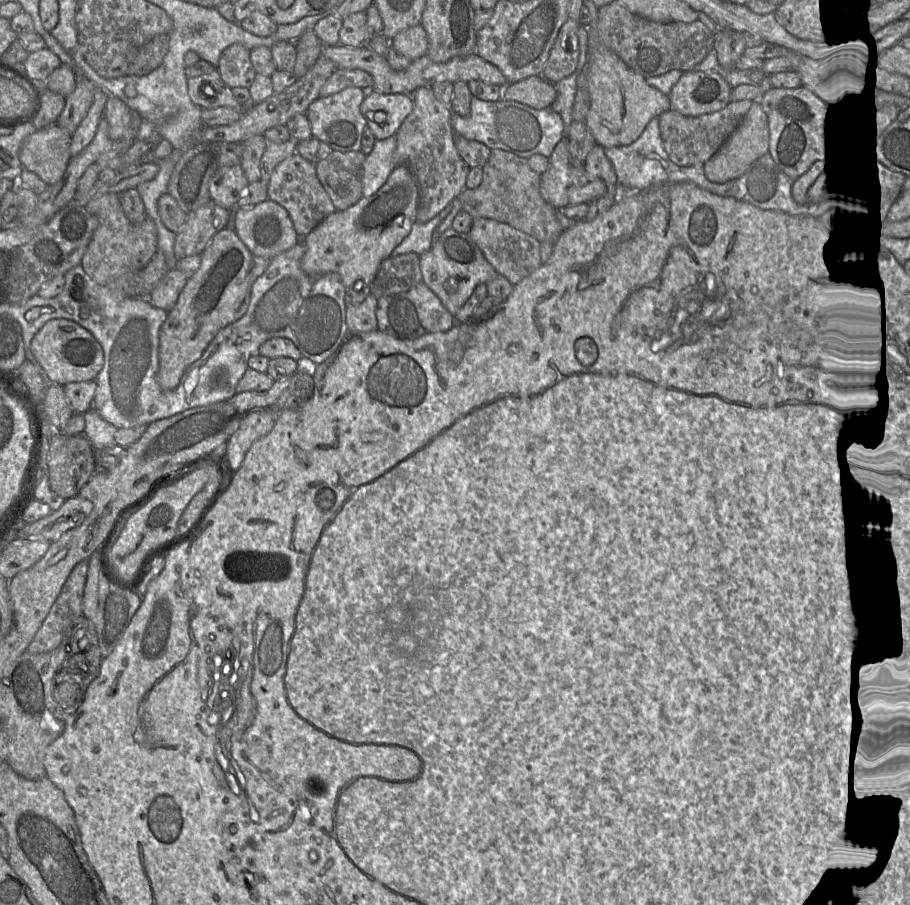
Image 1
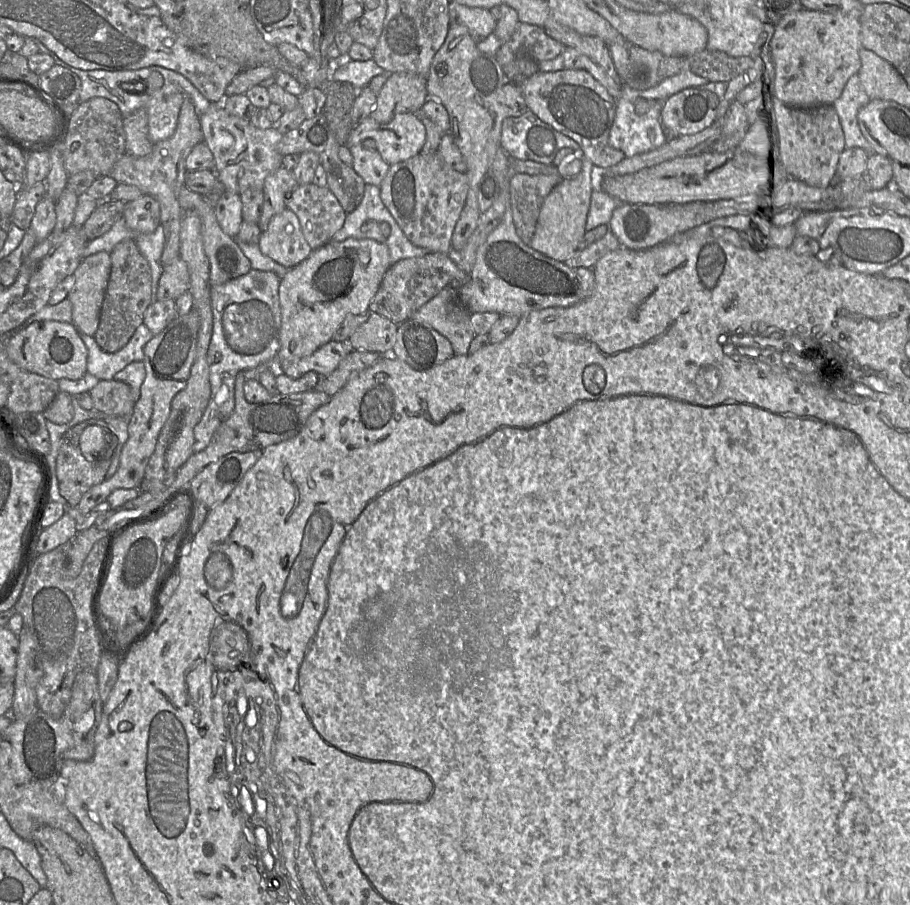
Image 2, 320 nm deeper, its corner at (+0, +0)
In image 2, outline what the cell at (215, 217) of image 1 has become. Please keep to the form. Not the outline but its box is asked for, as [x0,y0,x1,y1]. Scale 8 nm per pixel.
[157,257,190,300]

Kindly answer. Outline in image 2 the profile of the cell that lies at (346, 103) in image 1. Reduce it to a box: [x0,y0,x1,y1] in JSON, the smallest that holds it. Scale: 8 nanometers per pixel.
[350,143,390,186]

